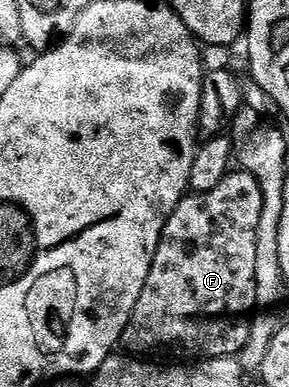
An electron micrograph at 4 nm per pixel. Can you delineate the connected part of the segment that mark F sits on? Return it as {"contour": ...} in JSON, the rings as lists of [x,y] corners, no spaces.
{"contour":[[[230,171],[205,193],[189,192],[172,208],[166,219],[150,275],[134,303],[134,311],[124,328],[122,345],[132,355],[152,355],[165,349],[181,353],[184,359],[236,357],[250,339],[252,309],[256,303],[258,267],[258,223],[264,206],[264,192],[253,173]]]}

